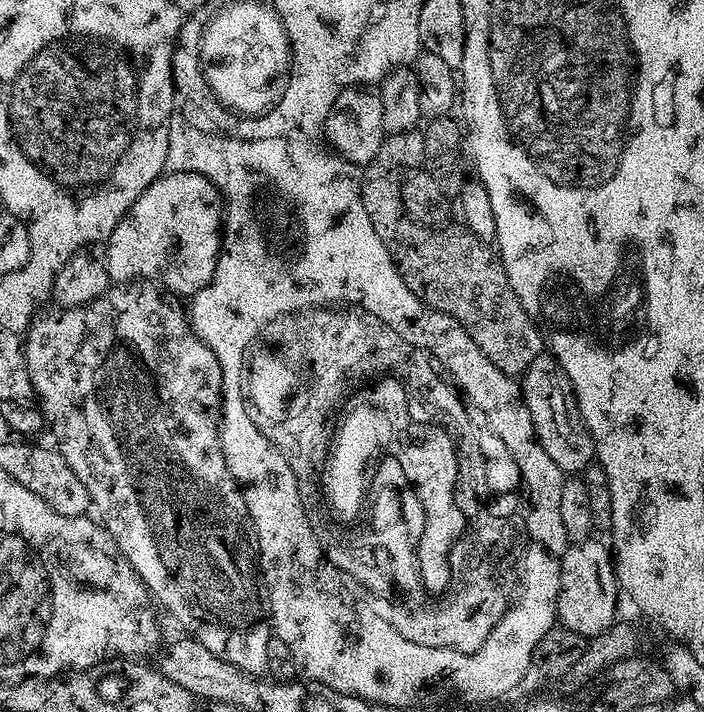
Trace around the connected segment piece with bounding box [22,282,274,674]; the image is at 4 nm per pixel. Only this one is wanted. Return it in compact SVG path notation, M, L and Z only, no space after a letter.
M132 282L132 283L129 283L129 284L128 284L128 285L127 285L127 286L116 286L116 287L113 287L113 288L112 288L112 289L111 289L111 290L109 290L109 291L106 291L106 292L103 292L103 294L102 294L102 295L101 295L101 296L100 296L100 297L98 297L98 299L96 299L96 300L95 300L95 301L94 301L94 302L90 302L90 303L89 303L89 304L84 304L84 305L82 305L82 306L81 306L81 307L80 307L80 308L65 308L65 309L63 309L63 310L60 310L60 311L56 311L56 312L57 312L57 313L56 313L56 312L52 312L52 313L50 313L50 314L49 314L49 316L43 316L43 314L40 314L40 315L37 315L37 316L36 316L36 317L35 317L35 319L33 319L33 320L32 320L32 321L31 321L31 323L29 323L29 326L28 326L28 330L27 330L27 333L26 333L26 335L25 335L25 336L24 336L24 337L23 337L23 340L22 340L22 343L23 343L23 345L24 345L24 357L25 357L25 358L26 358L26 366L27 366L27 367L28 367L28 373L29 373L29 374L30 374L30 378L31 378L31 379L32 379L32 391L33 391L33 393L34 393L34 396L35 396L35 399L36 399L36 400L37 400L37 401L38 401L38 400L39 400L39 399L40 399L40 400L41 400L41 404L40 404L40 408L41 408L41 409L40 409L40 408L39 408L39 411L40 411L40 412L41 412L41 413L42 413L42 416L43 416L43 412L42 412L42 411L44 411L44 416L45 416L45 418L46 418L46 419L48 419L48 424L49 424L49 426L50 426L50 427L52 427L52 436L53 436L53 438L54 438L54 439L56 439L56 441L54 441L54 444L55 444L55 447L56 447L56 448L57 448L57 449L58 449L58 451L60 451L60 453L61 453L61 454L62 454L62 458L66 458L66 466L70 466L70 470L74 470L74 474L78 474L78 478L82 478L82 486L86 486L86 490L87 490L87 491L88 491L88 493L89 493L89 494L90 494L90 498L91 498L91 499L92 499L92 503L91 503L91 507L92 507L92 508L93 508L93 509L94 509L94 512L95 512L95 508L96 508L96 512L97 512L97 514L96 514L96 513L95 513L95 515L96 515L96 516L97 516L97 517L98 517L98 520L99 520L99 523L101 523L101 524L103 524L103 526L104 526L104 528L105 528L105 529L106 529L106 531L108 531L108 533L110 533L110 534L111 534L111 535L112 535L112 537L113 537L113 538L114 538L114 542L115 542L115 543L116 543L116 545L117 545L117 546L118 546L118 550L119 550L119 551L120 551L120 553L121 553L121 554L122 554L122 555L124 555L124 557L125 557L125 558L126 558L126 562L130 562L130 566L131 566L131 567L132 567L132 569L134 569L134 570L135 570L135 572L136 572L136 573L137 573L137 574L138 574L138 578L139 578L139 579L140 579L140 580L141 580L141 581L142 581L142 582L143 582L143 583L144 583L144 584L145 584L145 586L147 586L147 587L148 587L148 591L149 591L149 593L151 593L151 595L152 595L152 596L153 596L153 597L154 597L154 600L155 600L155 603L156 603L156 604L157 604L157 605L159 605L159 607L160 607L160 608L161 608L161 609L163 609L163 608L162 608L162 607L164 607L164 608L165 608L165 610L166 610L166 611L168 611L168 612L169 612L169 614L170 614L170 615L172 615L172 616L173 616L173 618L174 618L174 619L176 619L176 620L177 620L177 622L178 622L178 623L180 623L180 624L181 624L181 626L182 626L182 627L184 627L184 628L185 628L185 630L186 630L186 631L188 631L188 632L185 632L185 633L187 633L187 635L188 635L188 636L189 636L189 637L191 637L191 639L193 639L193 640L197 640L197 642L199 642L199 644L201 644L201 645L202 645L202 646L206 646L206 650L210 650L210 654L214 654L214 655L215 655L215 656L217 656L217 657L218 657L218 658L222 658L222 659L223 659L223 660L224 660L224 661L225 661L225 662L227 662L227 663L228 663L228 664L232 664L232 665L233 665L233 666L235 666L235 667L236 667L236 668L240 668L240 669L241 669L241 670L243 670L243 672L246 672L246 673L249 673L249 674L264 674L264 673L267 673L267 671L268 671L268 663L267 663L267 662L266 662L266 646L267 646L267 645L268 645L268 643L269 643L269 642L270 642L270 638L271 638L271 637L272 637L272 636L273 636L273 634L274 634L274 633L273 633L273 631L272 631L272 626L271 626L271 623L270 623L270 613L269 613L269 610L268 610L268 605L267 605L267 603L266 603L266 596L265 596L265 593L264 593L264 592L263 592L263 591L262 591L262 584L261 584L261 581L260 581L260 580L259 580L259 579L258 579L258 560L257 560L257 557L256 557L256 556L255 556L255 555L254 555L254 533L253 533L253 531L252 531L252 529L251 529L251 527L250 527L250 521L249 521L249 518L248 518L248 511L247 511L247 510L246 510L246 502L245 502L245 501L244 501L244 494L243 494L243 492L241 492L241 491L240 491L240 485L239 485L239 484L237 484L237 483L236 483L236 479L234 479L234 478L233 478L233 477L232 477L232 475L231 475L231 474L230 474L230 470L229 470L229 469L228 469L228 467L227 467L227 466L226 466L226 458L225 458L225 457L224 457L224 455L223 455L223 454L222 454L222 450L221 450L221 449L220 449L220 422L221 422L221 419L222 419L222 397L223 397L223 394L224 394L224 387L223 387L223 386L222 386L222 370L221 370L221 369L220 369L220 367L219 367L219 366L218 366L218 358L214 358L214 354L213 354L213 353L212 353L212 351L211 351L211 350L209 350L209 349L208 349L208 348L207 348L207 347L206 347L206 345L204 345L204 343L202 343L202 341L201 341L201 340L198 340L198 339L196 339L196 334L195 334L195 332L193 332L193 330L192 330L192 325L191 325L191 323L190 323L190 316L189 316L189 313L188 313L188 312L187 312L187 311L185 311L185 309L184 309L184 312L183 312L183 310L182 310L182 309L180 309L180 308L179 308L179 306L178 306L178 305L176 305L176 304L175 304L175 303L176 303L176 304L179 304L179 303L177 303L177 301L176 301L176 300L175 300L175 299L173 299L173 297L172 297L172 296L171 296L171 295L168 295L168 294L165 294L165 293L164 293L164 292L163 292L163 291L161 291L161 289L160 289L160 288L159 288L159 287L157 287L157 285L156 285L156 284L155 284L155 283L152 283L152 282Z

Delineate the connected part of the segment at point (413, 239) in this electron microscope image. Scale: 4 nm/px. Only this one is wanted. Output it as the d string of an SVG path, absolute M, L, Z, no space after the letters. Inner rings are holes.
M420 130L411 132L393 132L385 135L382 146L378 146L378 154L369 164L363 165L360 178L362 190L362 206L366 206L366 214L370 222L374 222L374 230L378 230L378 238L382 238L382 246L390 254L398 274L402 274L402 282L414 290L414 294L423 304L439 312L450 314L474 338L474 346L502 370L502 374L519 378L525 370L545 351L546 336L540 333L535 324L533 313L528 312L518 302L518 294L510 290L510 278L506 278L504 263L501 262L497 249L491 243L479 240L469 228L445 226L442 228L427 228L414 222L406 214L402 206L402 182L409 172L419 169L424 163L426 142L424 133Z

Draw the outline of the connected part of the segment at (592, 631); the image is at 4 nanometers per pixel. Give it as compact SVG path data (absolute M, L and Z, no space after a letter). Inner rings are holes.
M596 538L583 540L580 544L569 543L560 563L560 589L556 599L556 619L559 627L574 630L574 634L582 634L585 638L602 634L610 625L617 623L616 596L618 597L616 565L609 545L599 544Z

